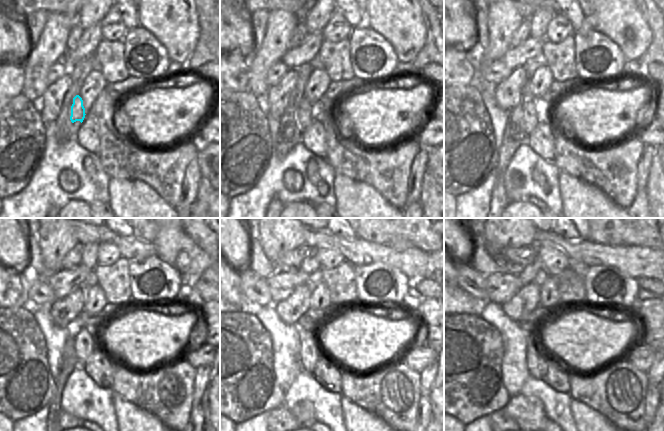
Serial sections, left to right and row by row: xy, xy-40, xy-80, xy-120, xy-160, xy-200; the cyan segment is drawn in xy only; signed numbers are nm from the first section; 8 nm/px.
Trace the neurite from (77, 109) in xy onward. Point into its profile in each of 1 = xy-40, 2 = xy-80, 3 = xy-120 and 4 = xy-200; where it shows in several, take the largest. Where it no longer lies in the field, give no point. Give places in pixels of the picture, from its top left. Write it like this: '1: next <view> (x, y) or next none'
1: next xy-40 (306, 112)
2: next xy-80 (531, 116)
3: next xy-120 (84, 338)
4: next xy-200 (536, 366)

